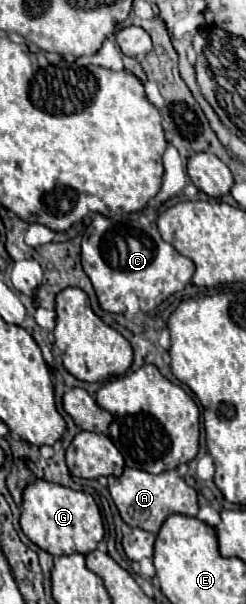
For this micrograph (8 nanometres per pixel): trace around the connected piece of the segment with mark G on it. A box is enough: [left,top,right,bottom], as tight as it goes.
[20,482,104,556]

